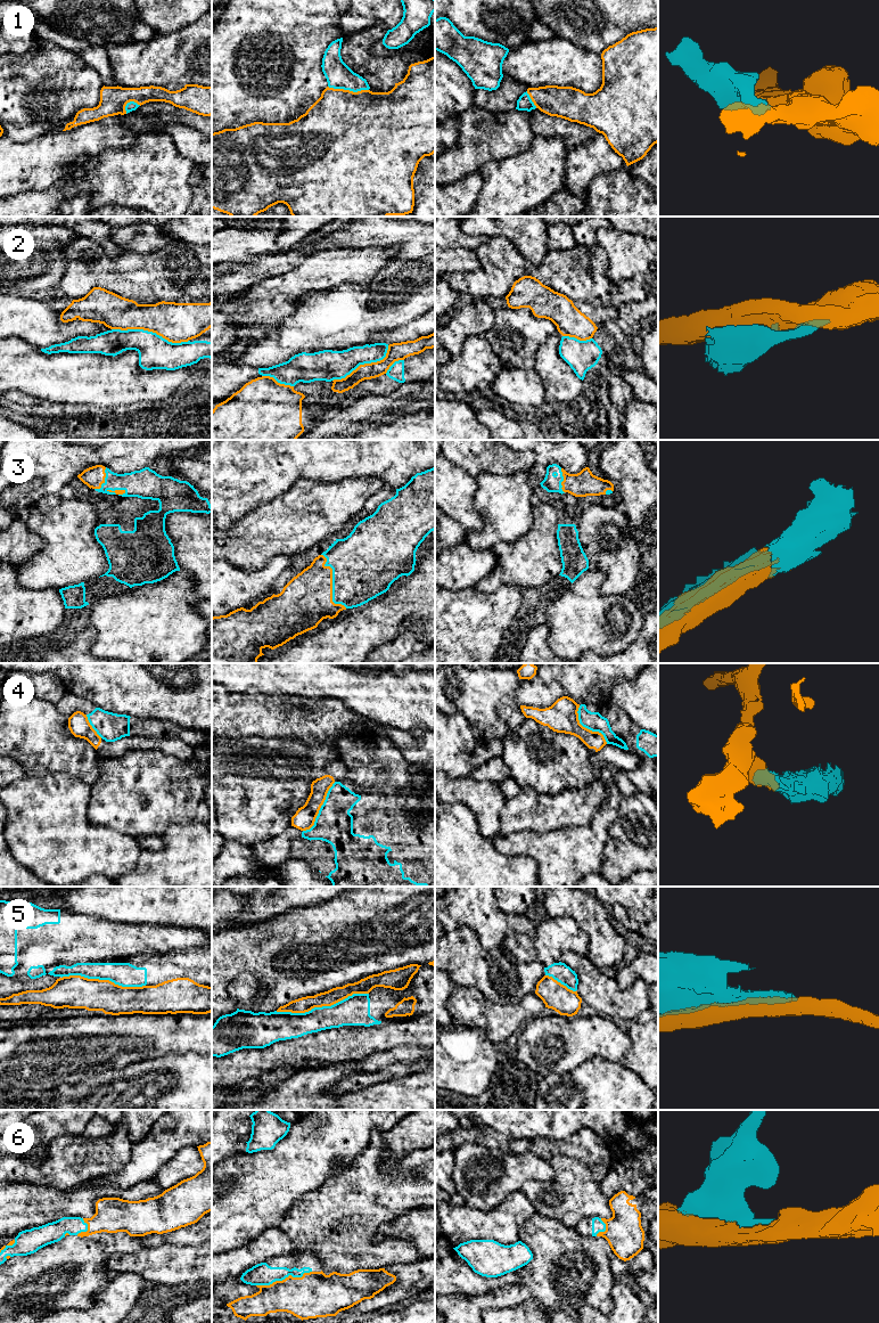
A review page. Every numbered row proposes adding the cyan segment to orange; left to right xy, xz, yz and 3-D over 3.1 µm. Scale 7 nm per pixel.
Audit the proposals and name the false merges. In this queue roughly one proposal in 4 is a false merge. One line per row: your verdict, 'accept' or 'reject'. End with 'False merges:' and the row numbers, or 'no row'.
1: accept
2: reject
3: accept
4: reject
5: reject
6: accept
False merges: 2, 4, 5

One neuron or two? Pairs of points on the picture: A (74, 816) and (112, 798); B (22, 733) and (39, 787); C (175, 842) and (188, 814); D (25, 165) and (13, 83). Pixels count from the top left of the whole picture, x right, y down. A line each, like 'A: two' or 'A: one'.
A: two
B: two
C: two
D: two

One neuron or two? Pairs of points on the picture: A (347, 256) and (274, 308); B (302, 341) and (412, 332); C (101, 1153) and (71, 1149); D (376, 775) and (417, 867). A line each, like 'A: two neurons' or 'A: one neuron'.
A: one neuron
B: two neurons
C: one neuron
D: one neuron

